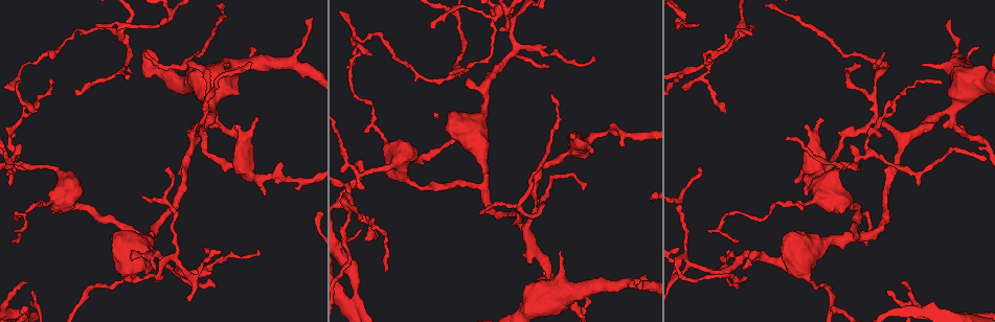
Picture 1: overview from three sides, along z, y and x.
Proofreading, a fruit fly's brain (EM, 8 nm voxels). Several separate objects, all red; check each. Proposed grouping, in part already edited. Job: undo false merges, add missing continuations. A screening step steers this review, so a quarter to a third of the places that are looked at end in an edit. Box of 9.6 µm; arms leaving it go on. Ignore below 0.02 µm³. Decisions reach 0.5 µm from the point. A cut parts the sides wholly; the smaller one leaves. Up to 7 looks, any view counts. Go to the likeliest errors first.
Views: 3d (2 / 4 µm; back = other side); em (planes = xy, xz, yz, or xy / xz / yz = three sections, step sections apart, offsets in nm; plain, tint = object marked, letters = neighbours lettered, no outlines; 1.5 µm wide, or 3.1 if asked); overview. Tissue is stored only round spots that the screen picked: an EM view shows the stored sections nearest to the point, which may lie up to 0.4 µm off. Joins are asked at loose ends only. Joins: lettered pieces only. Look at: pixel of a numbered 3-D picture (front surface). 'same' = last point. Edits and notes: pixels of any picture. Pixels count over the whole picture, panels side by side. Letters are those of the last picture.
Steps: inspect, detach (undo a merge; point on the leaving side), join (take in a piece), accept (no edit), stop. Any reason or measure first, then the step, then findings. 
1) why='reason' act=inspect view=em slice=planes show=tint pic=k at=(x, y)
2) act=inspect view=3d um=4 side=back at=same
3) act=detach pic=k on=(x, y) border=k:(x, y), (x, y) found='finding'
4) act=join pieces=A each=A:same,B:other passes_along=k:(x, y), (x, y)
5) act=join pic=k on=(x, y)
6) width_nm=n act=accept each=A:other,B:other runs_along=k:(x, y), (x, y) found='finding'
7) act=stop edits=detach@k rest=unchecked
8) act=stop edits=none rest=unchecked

why='branch stops here' act=inspect view=em slice=xy step=8 show=letters pic=1 at=(310, 19)

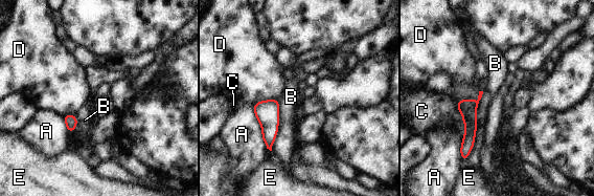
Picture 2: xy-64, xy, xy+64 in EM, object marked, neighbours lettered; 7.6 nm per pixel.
act=inspect view=em slice=planes show=letters at=same

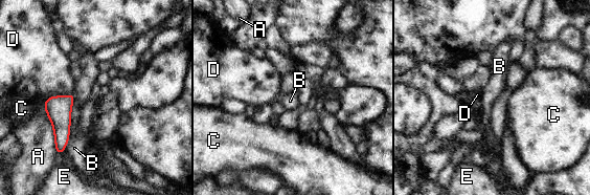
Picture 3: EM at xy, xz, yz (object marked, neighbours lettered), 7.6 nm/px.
width_nm=200 act=accept each=A:other,B:other,C:other,D:other,E:other border=3:(72, 92), (50, 95), (43, 103) found='no lettered piece goes on from it'

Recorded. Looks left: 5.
why='tapers out' act=inspect view=em slice=planes show=plain pic=1 at=(260, 250)

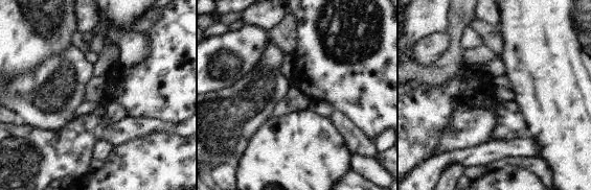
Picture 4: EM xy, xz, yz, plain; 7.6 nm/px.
act=inspect view=em slice=planes show=letters at=same

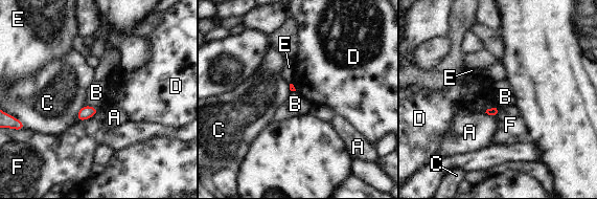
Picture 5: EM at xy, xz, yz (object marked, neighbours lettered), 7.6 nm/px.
act=accept each=A:other,B:other,C:other,D:other,E:other,F:other border=5:(496, 105), (484, 112) found='none of them fits'

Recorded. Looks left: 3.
why='an open end' act=inspect view=em slice=yz step=4 show=letters pic=1 at=(822, 118)

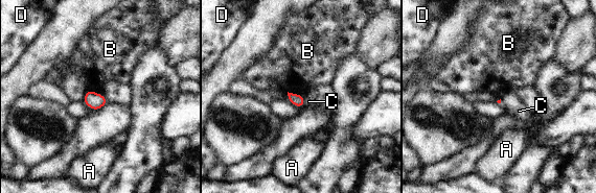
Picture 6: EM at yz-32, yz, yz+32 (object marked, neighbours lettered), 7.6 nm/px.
act=accept each=A:other,B:other,C:other,D:other border=6:(288, 91), (302, 95) found='no lettered piece goes on from it'

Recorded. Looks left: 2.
act=stop edits=none rest=unchecked

